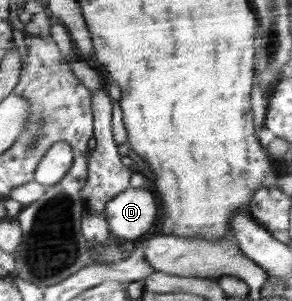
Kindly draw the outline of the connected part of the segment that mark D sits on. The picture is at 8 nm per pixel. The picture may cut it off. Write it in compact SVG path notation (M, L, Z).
M127 188L105 206L105 218L112 234L135 240L153 226L157 218L157 202L149 188Z

